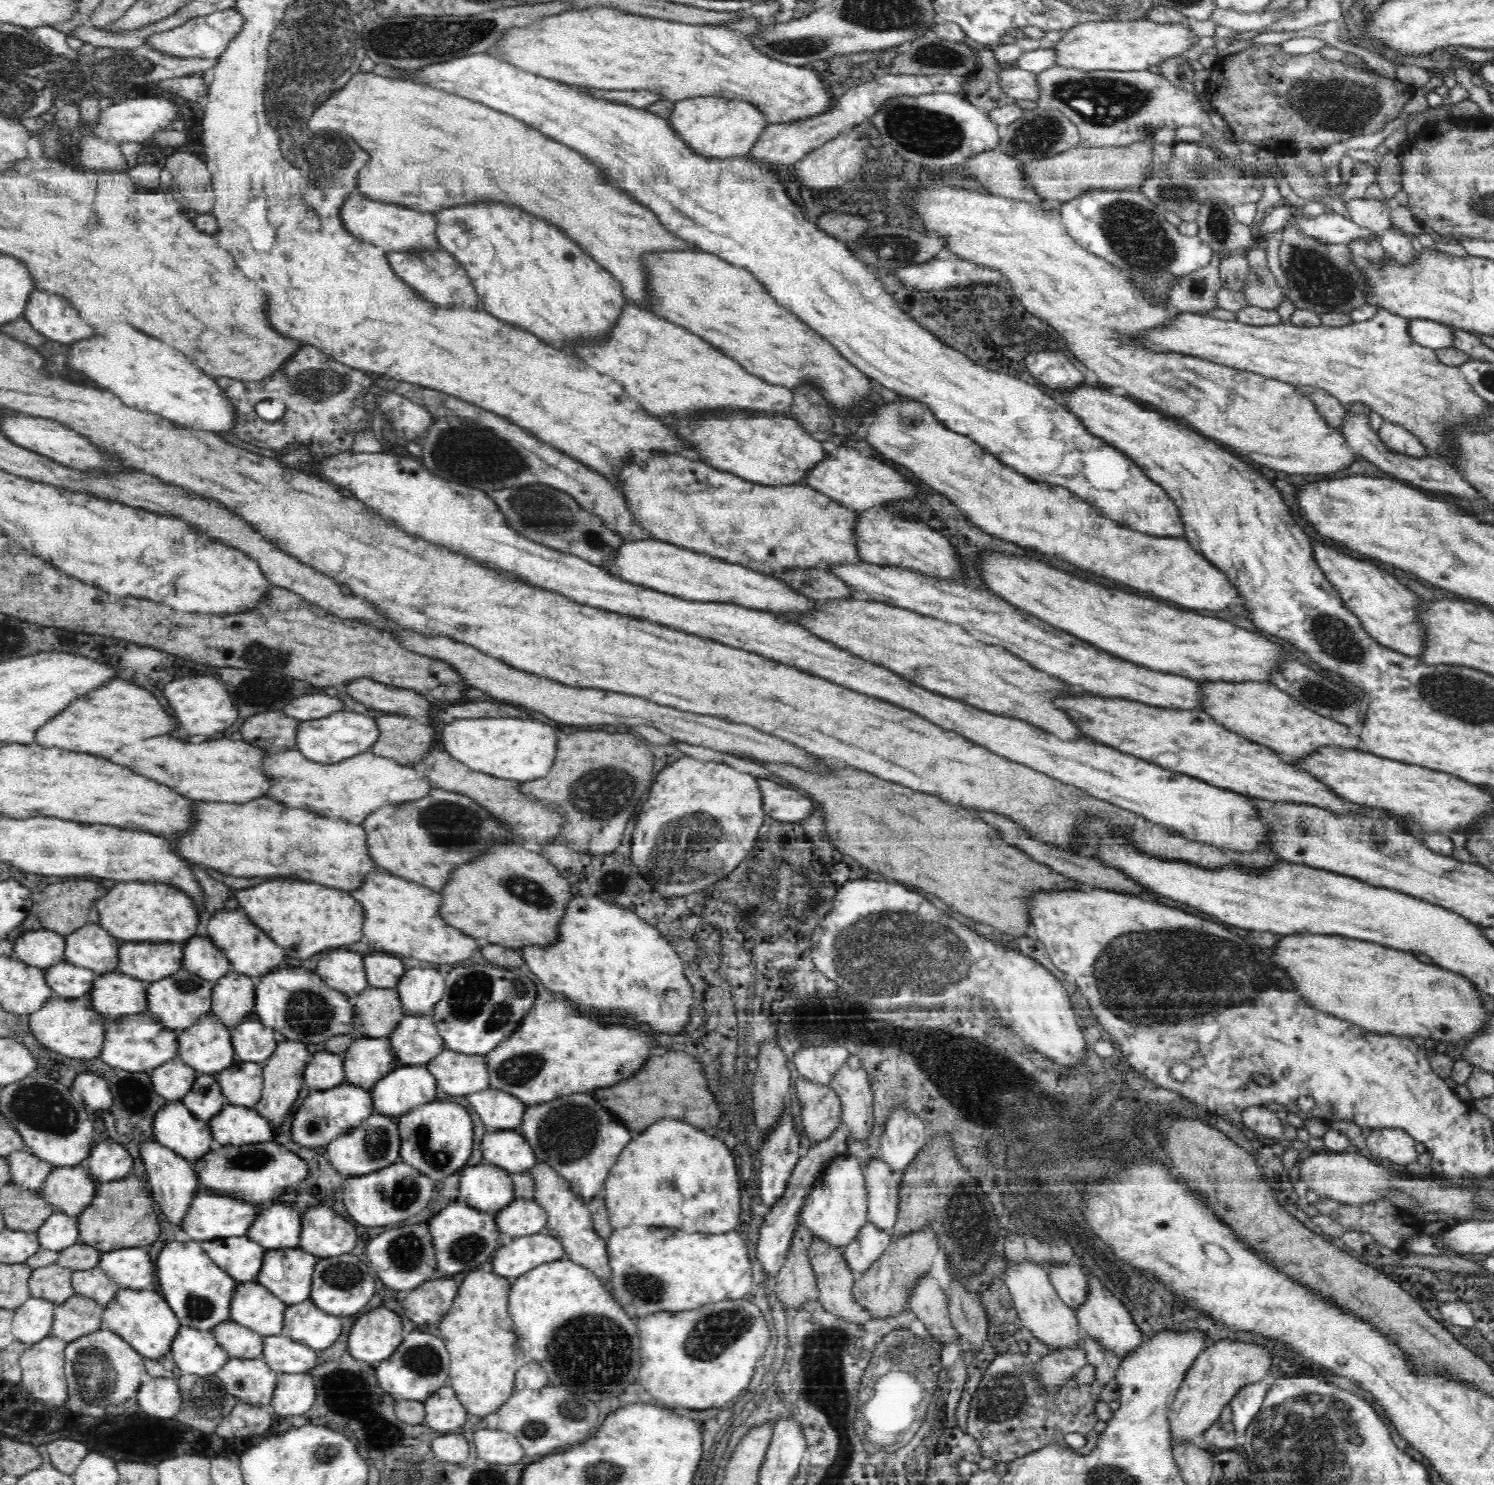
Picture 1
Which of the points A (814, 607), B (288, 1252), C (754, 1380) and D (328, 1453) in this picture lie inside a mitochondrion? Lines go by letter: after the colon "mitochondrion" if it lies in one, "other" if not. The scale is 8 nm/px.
A: other
B: other
C: other
D: mitochondrion

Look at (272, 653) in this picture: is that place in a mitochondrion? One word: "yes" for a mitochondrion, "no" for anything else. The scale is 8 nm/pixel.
yes

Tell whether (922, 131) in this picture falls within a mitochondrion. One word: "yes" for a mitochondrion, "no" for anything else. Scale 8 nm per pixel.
yes

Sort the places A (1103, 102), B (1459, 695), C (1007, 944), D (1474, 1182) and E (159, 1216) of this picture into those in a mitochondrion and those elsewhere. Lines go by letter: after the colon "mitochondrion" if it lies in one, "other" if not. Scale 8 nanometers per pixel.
A: mitochondrion
B: mitochondrion
C: other
D: other
E: other

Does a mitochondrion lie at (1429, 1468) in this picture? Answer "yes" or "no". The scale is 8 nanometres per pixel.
no

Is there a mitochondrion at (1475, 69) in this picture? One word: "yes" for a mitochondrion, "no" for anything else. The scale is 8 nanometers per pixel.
no

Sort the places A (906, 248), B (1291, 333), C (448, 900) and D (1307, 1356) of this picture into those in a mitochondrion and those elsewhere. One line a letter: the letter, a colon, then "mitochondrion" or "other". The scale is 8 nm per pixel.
A: mitochondrion
B: other
C: other
D: other

